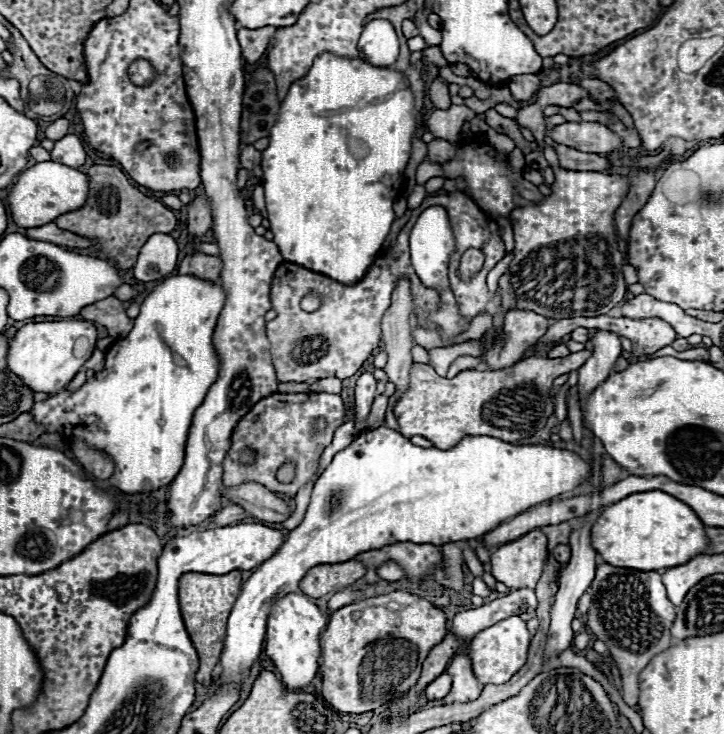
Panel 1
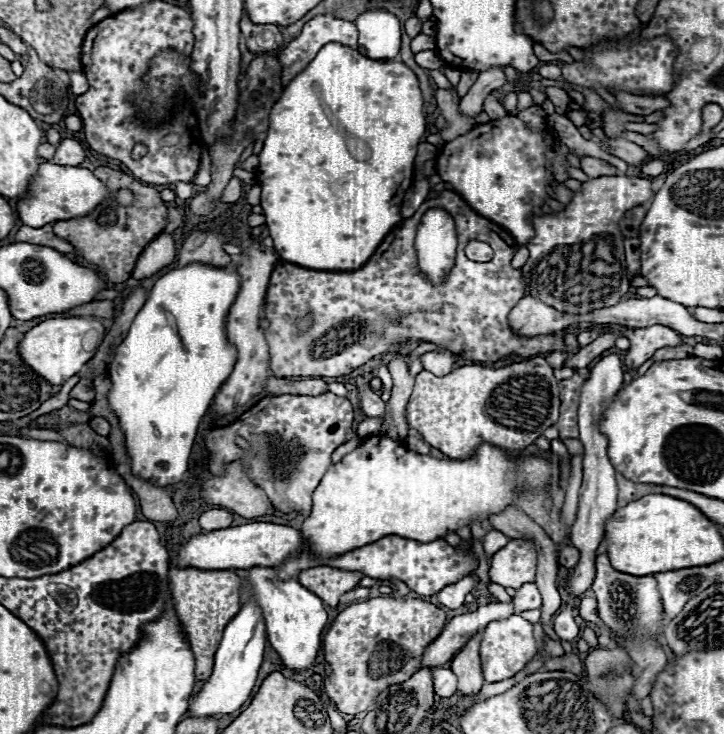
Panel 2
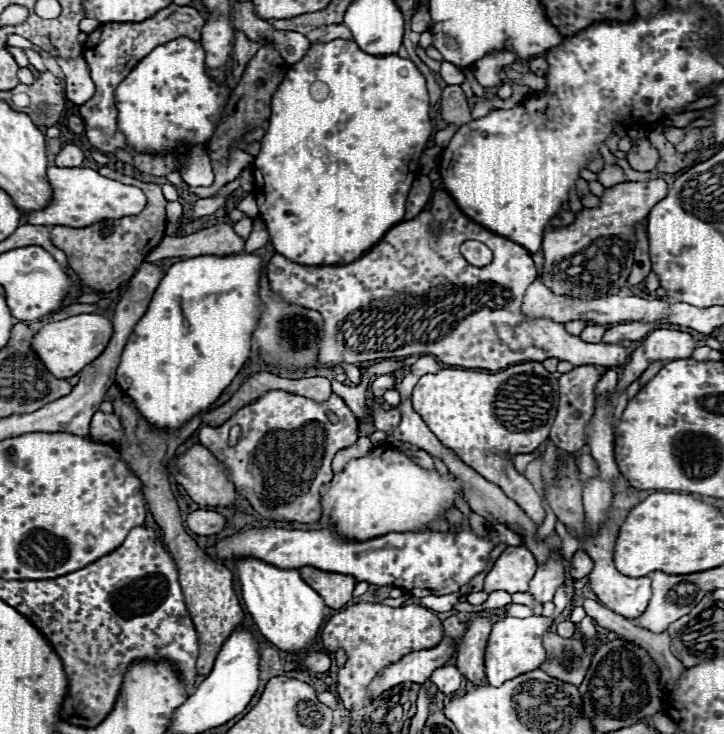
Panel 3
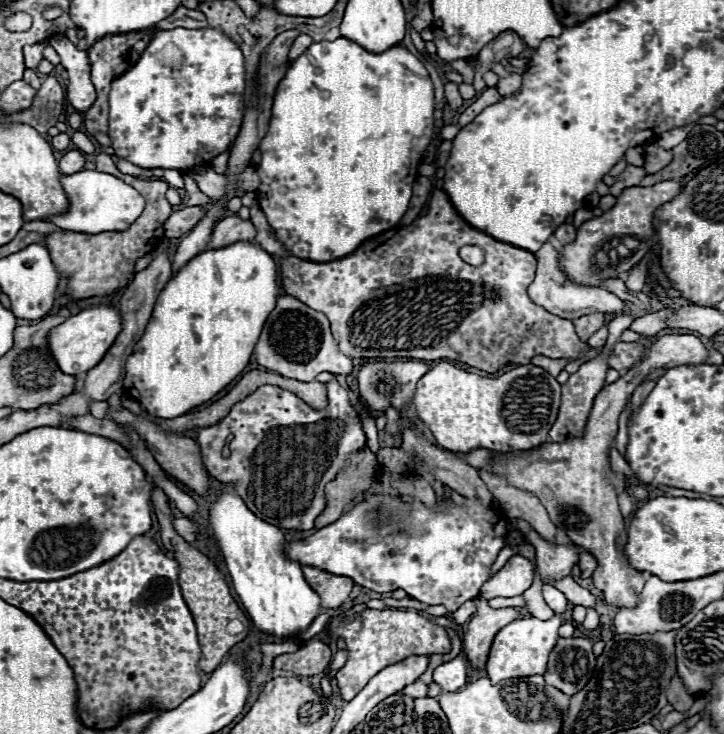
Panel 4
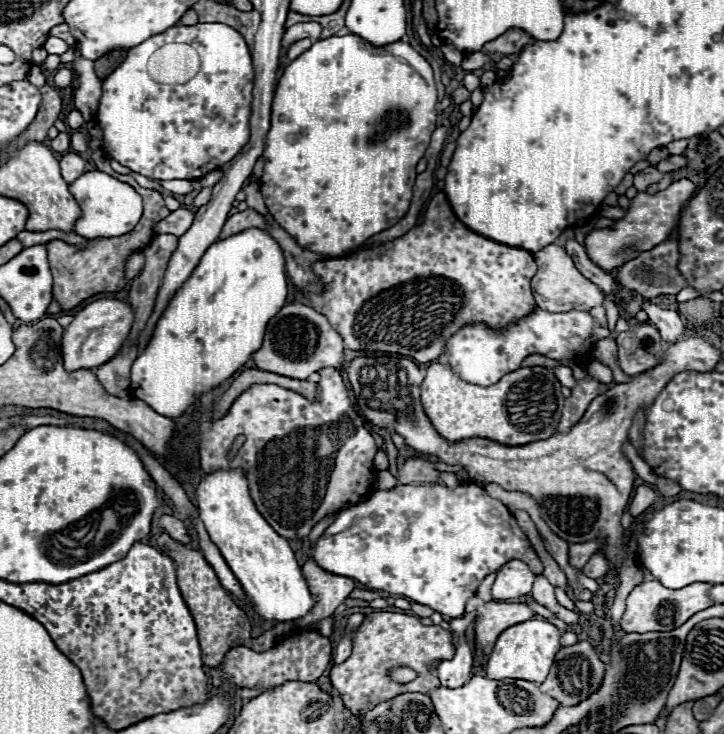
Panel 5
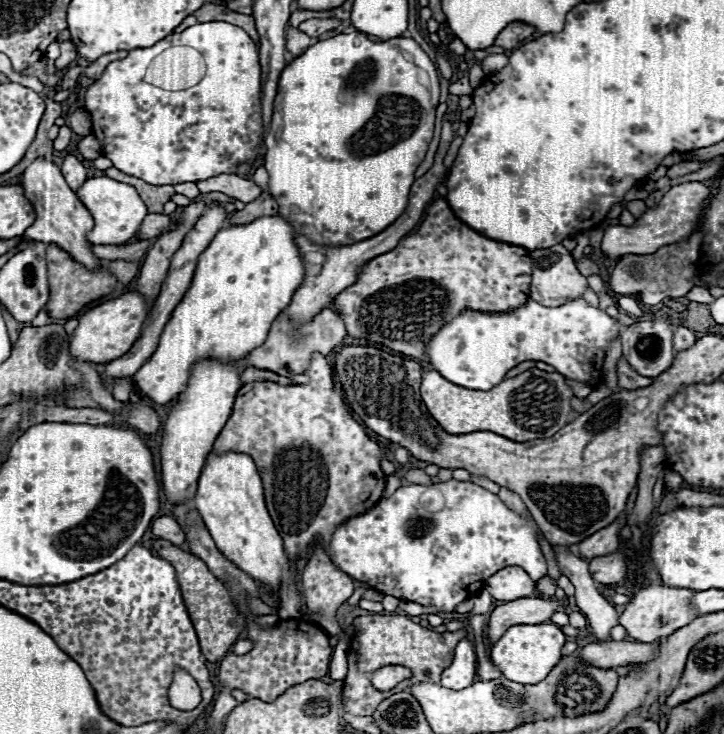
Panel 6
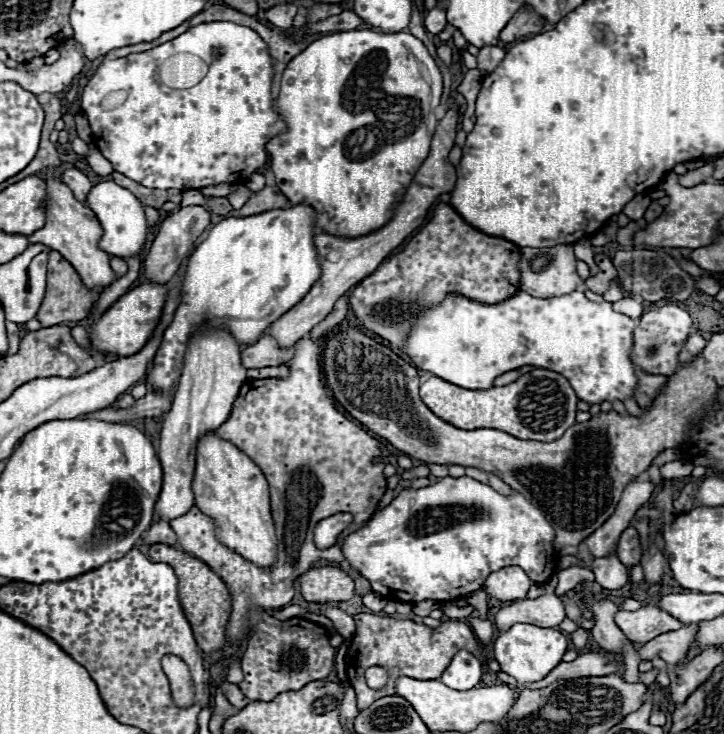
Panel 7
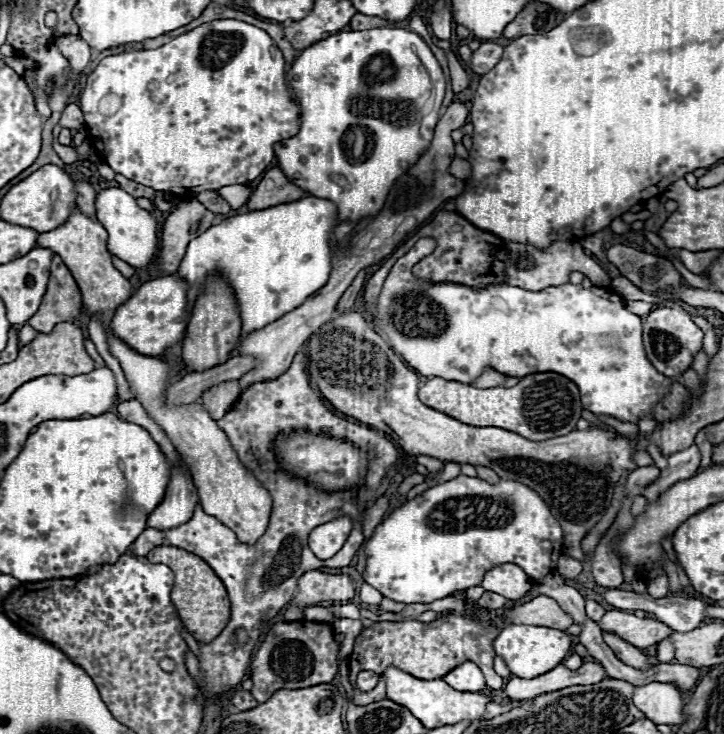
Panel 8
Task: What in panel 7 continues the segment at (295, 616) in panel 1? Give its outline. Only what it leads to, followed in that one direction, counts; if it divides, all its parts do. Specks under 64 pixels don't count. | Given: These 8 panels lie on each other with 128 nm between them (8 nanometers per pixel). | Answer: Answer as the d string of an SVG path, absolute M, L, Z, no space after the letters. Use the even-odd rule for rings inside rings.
M214 432L200 438L196 448L196 472L192 490L196 506L216 522L216 538L258 568L270 570L276 564L278 546L270 514L268 482L260 468L234 444L220 440Z

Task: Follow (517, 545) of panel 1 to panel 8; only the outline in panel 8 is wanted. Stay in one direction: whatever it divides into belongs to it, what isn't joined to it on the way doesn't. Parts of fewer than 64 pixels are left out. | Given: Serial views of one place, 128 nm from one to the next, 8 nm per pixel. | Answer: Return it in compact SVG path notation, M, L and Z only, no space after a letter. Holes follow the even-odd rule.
M516 564L494 566L492 570L488 570L484 574L484 580L482 580L484 590L496 592L496 594L504 596L506 600L522 598L532 588L532 584L534 584L534 580L528 578L526 572Z

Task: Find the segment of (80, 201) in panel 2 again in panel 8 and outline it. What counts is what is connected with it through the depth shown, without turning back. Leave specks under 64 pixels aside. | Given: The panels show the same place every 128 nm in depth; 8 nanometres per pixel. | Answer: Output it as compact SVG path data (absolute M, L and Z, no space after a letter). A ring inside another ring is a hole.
M106 188L96 196L96 216L98 222L108 230L108 252L128 262L134 268L144 268L152 262L158 252L158 236L156 236L156 218L142 210L122 188Z

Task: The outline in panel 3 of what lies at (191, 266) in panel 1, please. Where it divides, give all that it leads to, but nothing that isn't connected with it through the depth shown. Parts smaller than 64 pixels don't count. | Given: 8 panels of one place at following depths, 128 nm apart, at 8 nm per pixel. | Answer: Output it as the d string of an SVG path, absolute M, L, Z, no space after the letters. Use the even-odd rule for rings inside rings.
M216 224L204 230L198 230L190 236L164 236L162 242L146 256L148 262L156 262L162 258L172 258L172 256L180 256L180 258L194 258L194 256L204 256L204 254L212 254L212 256L230 256L230 254L238 254L244 248L244 238L240 238L234 230L232 224Z

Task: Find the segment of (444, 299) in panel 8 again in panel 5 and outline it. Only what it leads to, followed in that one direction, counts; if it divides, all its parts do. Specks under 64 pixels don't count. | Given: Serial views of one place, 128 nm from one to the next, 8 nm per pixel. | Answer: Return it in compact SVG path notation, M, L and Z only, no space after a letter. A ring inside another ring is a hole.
M536 308L526 318L512 322L504 332L494 332L484 324L468 324L460 328L448 340L446 356L448 356L448 364L452 366L454 372L460 374L462 380L478 386L490 386L496 384L510 370L520 368L520 362L528 354L544 354L554 360L578 360L584 350L582 342L592 336L594 328L596 328L596 320L588 312L572 310L572 312L552 314L548 310Z

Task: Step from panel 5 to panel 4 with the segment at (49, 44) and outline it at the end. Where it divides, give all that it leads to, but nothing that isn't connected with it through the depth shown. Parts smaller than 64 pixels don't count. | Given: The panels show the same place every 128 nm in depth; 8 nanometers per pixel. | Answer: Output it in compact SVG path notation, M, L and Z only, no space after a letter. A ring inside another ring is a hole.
M54 36L50 40L50 46L58 52L60 64L68 73L66 98L76 110L86 112L96 100L96 90L94 90L94 84L90 82L88 54L84 50L78 50L68 38L62 38L62 36Z

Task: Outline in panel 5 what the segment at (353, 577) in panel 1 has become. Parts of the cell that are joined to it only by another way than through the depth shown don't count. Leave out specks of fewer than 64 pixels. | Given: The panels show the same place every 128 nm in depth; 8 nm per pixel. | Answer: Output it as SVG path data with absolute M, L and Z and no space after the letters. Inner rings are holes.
M308 560L302 566L304 578L308 582L308 588L312 592L312 596L316 598L316 606L304 616L300 618L296 624L300 628L314 624L322 618L328 618L334 614L334 610L344 604L344 600L350 596L350 592L354 590L354 580L352 578L344 578L344 576L336 576L330 574L326 570L322 570L316 562Z

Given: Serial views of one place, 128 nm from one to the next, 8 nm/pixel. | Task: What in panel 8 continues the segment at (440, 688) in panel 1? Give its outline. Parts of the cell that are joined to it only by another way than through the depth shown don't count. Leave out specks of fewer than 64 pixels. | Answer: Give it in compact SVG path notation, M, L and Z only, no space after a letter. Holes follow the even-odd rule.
M466 660L460 666L456 666L442 680L448 682L452 688L460 690L460 692L482 692L484 686L486 686L480 668L476 664L472 664L470 660Z

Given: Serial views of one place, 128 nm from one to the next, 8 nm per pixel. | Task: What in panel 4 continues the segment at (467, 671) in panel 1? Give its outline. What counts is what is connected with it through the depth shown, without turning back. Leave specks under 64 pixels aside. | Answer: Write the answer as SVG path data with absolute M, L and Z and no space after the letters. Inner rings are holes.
M476 598L476 614L468 622L468 630L462 636L462 654L472 668L484 668L490 644L504 624L520 618L516 608L490 608L484 598Z

